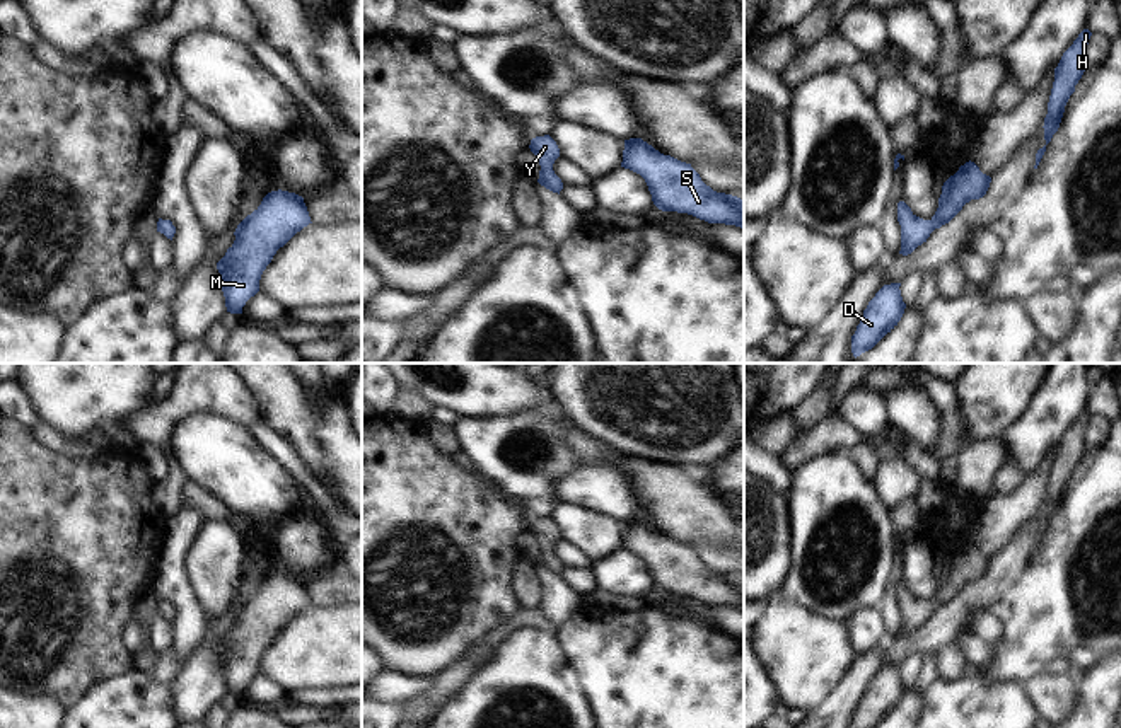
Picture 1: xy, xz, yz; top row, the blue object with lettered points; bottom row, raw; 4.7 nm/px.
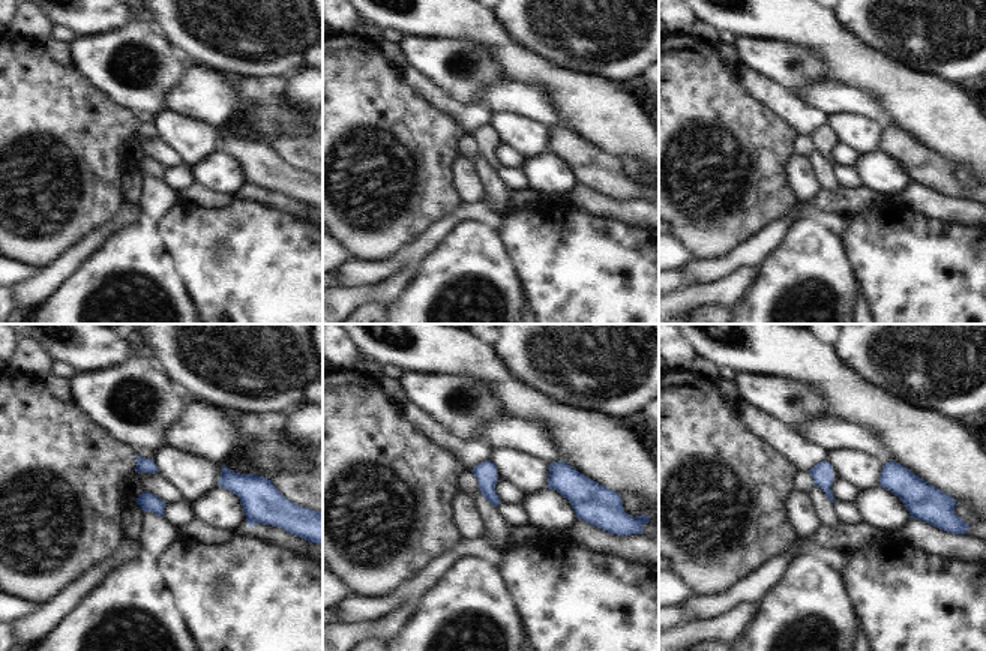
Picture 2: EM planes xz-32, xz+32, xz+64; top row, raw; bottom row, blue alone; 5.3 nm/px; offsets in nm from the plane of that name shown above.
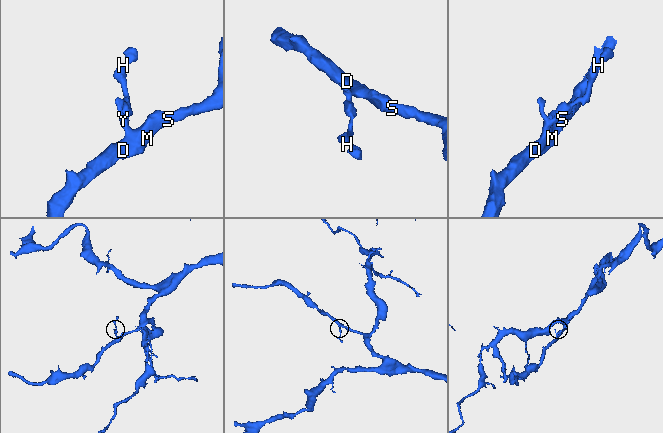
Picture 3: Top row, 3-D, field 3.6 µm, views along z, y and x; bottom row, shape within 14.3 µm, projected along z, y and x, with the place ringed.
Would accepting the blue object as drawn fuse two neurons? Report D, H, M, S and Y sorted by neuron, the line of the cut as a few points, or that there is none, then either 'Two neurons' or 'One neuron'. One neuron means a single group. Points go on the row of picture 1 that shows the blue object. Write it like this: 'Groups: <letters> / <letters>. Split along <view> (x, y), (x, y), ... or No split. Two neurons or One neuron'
Groups: D H M S Y. No split. One neuron.

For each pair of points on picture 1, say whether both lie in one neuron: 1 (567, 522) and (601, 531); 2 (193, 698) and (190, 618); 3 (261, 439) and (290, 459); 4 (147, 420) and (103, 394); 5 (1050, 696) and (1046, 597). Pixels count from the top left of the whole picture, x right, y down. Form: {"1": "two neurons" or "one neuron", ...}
{"1": "one neuron", "2": "two neurons", "3": "one neuron", "4": "two neurons", "5": "two neurons"}

